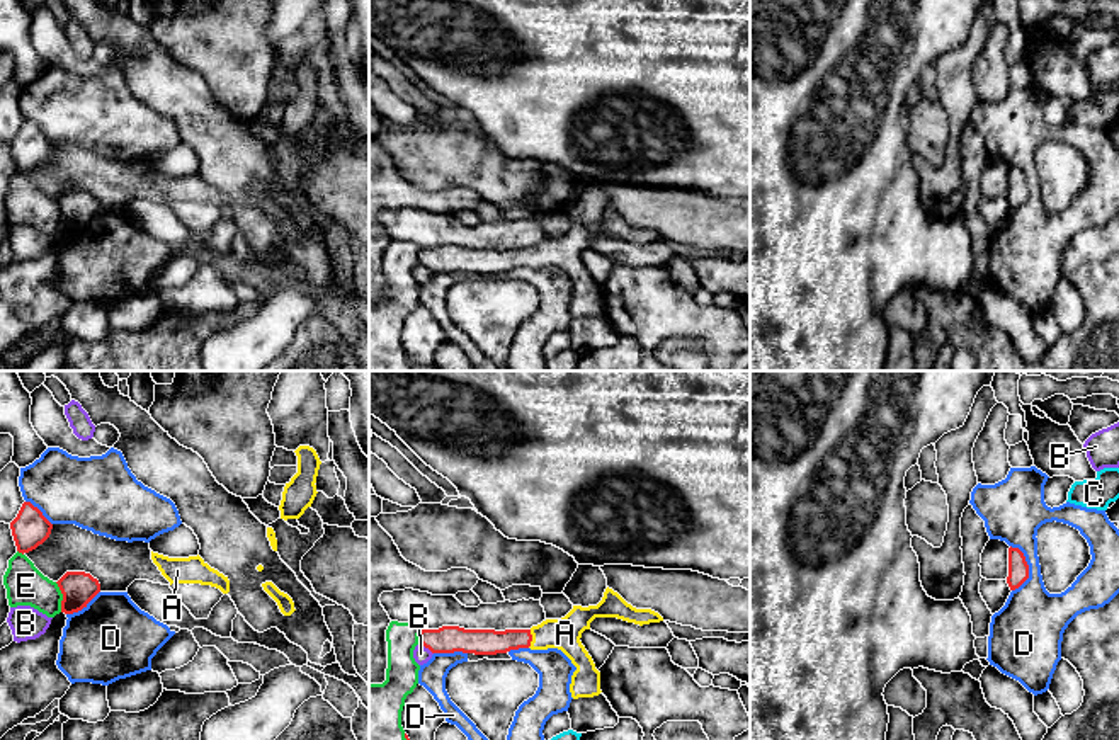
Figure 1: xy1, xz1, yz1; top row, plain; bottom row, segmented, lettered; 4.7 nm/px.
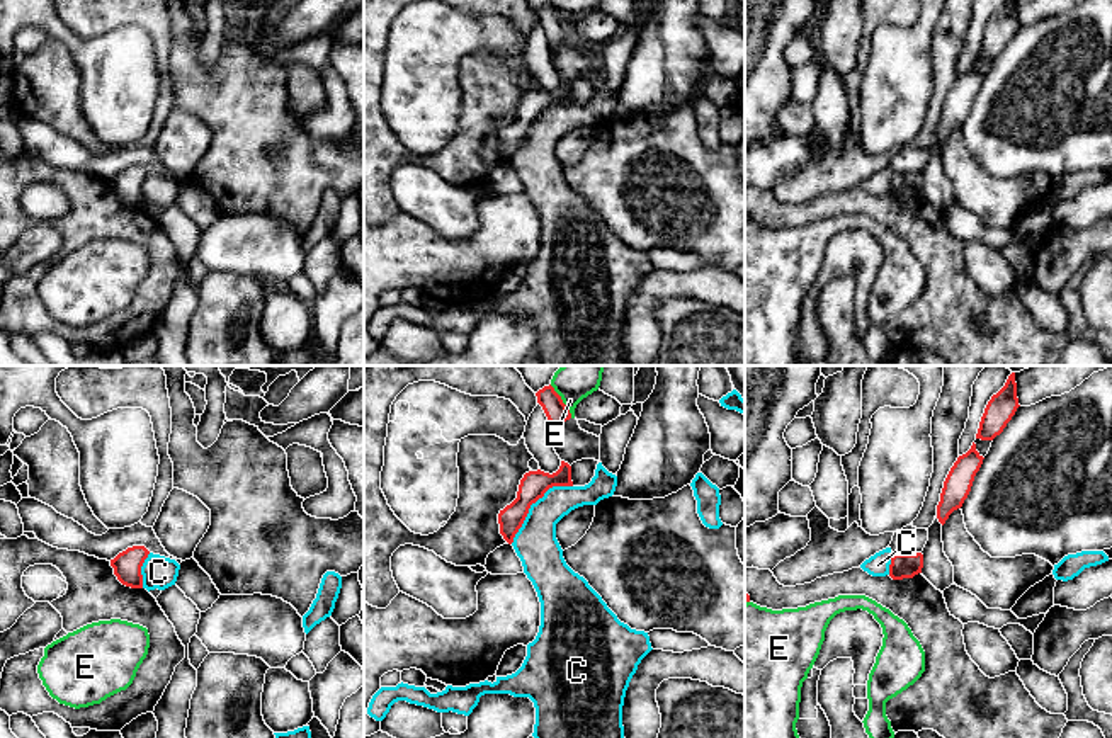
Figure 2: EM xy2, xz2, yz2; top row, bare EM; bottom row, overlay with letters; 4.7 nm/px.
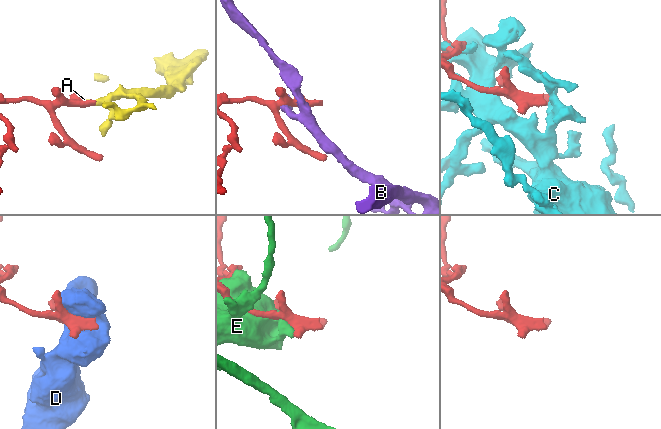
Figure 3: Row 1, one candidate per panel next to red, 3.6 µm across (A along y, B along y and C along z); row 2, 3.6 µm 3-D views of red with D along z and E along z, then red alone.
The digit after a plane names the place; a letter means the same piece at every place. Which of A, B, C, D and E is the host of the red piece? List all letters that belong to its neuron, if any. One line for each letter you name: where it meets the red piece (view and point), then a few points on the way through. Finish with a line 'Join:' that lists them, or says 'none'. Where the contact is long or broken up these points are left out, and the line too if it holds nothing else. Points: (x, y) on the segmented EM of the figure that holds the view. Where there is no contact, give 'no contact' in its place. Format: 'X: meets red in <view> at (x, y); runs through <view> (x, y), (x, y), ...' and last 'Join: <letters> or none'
A: meets red in xz1 at (531, 638); runs through xz1 (480, 642), (531, 638), (565, 633)
Join: A

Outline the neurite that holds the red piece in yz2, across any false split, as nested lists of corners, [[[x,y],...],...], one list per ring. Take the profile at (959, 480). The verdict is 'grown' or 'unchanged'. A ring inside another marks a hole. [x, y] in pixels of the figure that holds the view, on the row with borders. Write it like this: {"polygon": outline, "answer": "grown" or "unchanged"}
{"polygon": [[[973,442],[971,449],[959,456],[950,468],[944,481],[940,502],[937,505],[937,519],[942,525],[954,510],[962,507],[971,491],[974,476],[983,464],[983,459],[984,457],[976,451],[976,444]]], "answer": "unchanged"}

